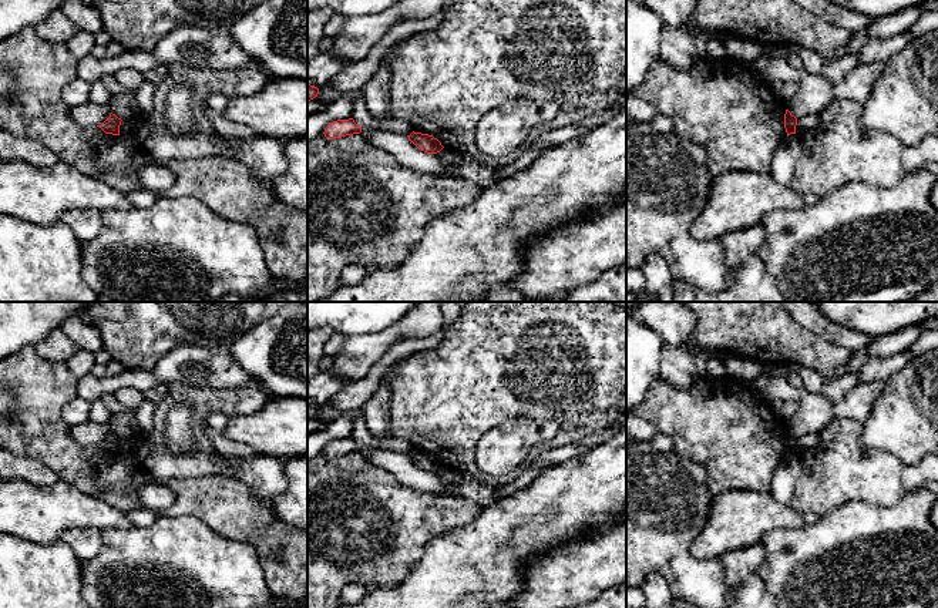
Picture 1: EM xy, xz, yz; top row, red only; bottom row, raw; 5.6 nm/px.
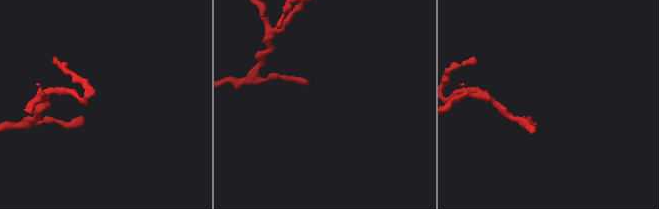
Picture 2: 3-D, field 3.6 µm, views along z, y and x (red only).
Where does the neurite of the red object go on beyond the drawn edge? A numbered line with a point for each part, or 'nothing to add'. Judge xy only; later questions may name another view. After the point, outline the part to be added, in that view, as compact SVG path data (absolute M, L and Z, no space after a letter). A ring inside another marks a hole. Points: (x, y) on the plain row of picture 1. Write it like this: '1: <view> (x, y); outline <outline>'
nothing to add

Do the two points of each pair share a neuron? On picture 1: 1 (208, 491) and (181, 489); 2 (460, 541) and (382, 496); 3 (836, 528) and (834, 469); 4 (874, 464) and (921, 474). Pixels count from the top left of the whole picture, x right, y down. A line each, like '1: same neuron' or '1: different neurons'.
1: same neuron
2: different neurons
3: different neurons
4: different neurons

